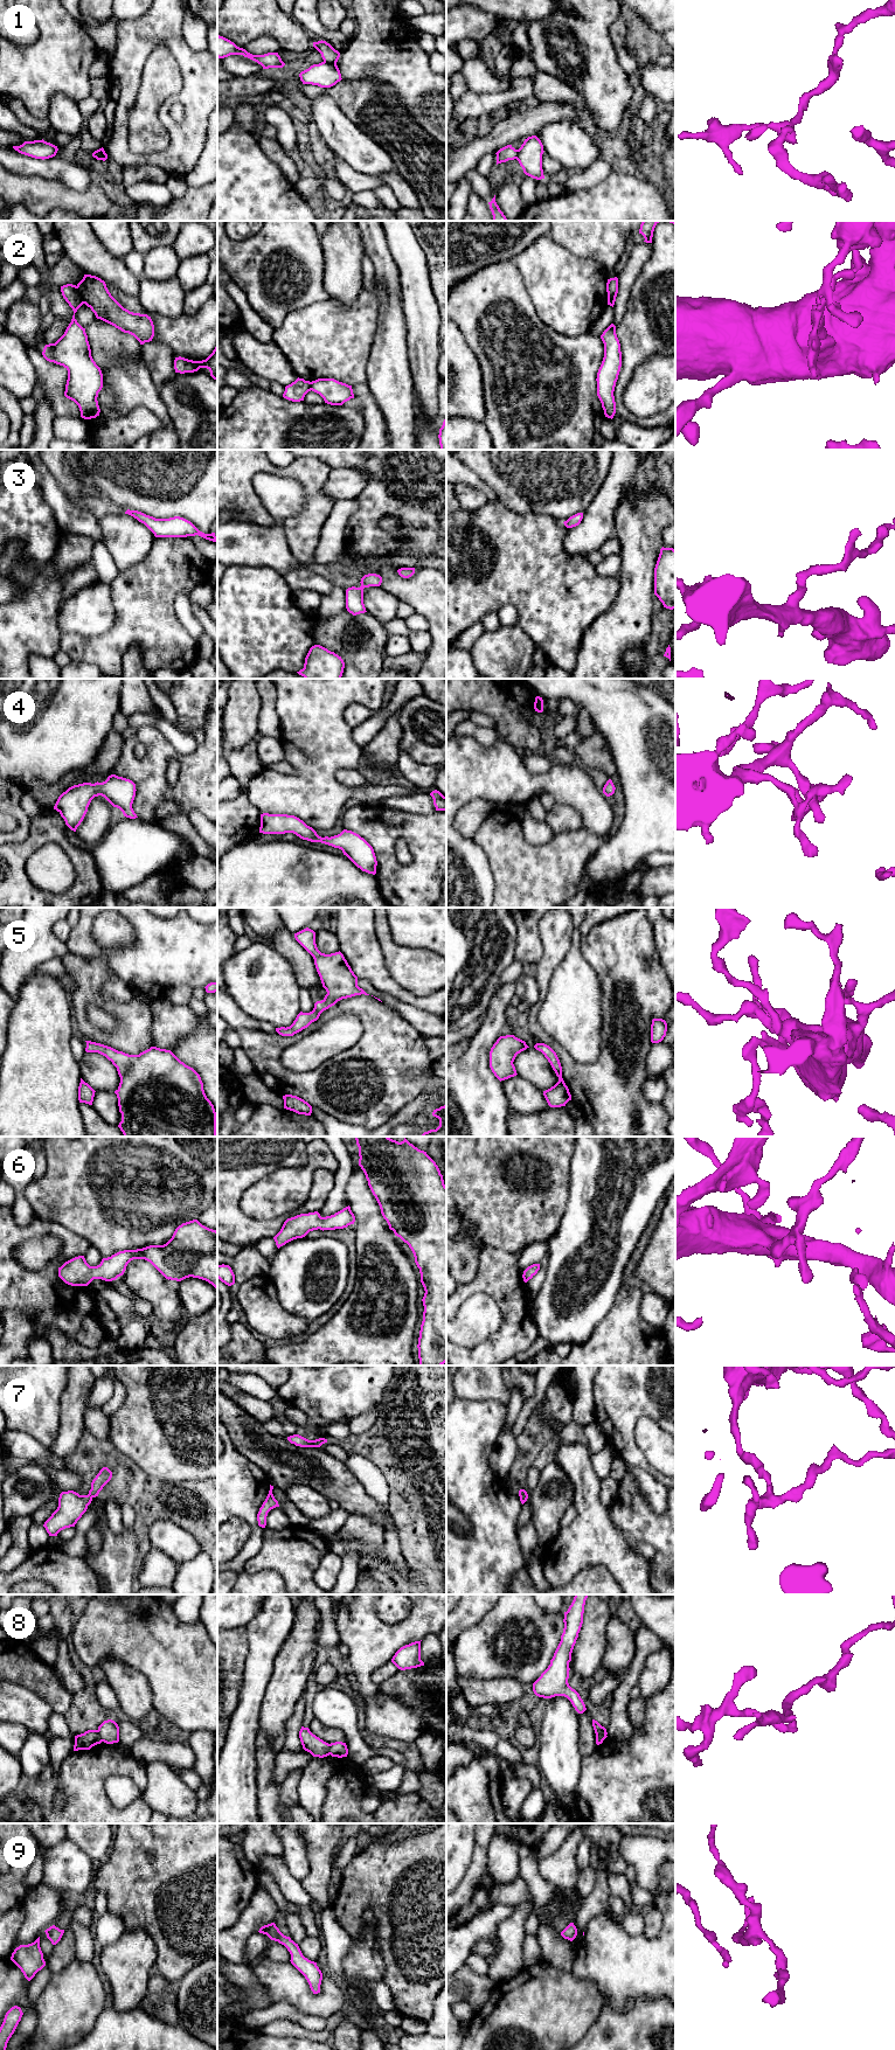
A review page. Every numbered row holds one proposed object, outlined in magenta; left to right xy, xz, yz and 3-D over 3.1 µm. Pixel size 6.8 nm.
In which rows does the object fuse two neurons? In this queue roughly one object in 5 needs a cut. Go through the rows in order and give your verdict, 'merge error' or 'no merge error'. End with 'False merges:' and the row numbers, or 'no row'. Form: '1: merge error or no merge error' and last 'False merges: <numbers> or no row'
1: merge error
2: merge error
3: no merge error
4: no merge error
5: no merge error
6: no merge error
7: no merge error
8: merge error
9: no merge error
False merges: 1, 2, 8

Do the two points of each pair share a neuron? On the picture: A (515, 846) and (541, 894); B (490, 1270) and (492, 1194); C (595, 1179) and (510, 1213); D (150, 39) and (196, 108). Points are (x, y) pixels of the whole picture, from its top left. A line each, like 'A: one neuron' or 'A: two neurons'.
A: one neuron
B: two neurons
C: two neurons
D: one neuron

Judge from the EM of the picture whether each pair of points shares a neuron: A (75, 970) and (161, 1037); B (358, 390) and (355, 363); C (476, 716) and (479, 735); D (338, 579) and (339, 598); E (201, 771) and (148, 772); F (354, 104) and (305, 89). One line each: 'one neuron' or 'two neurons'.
A: two neurons
B: two neurons
C: two neurons
D: two neurons
E: one neuron
F: one neuron

